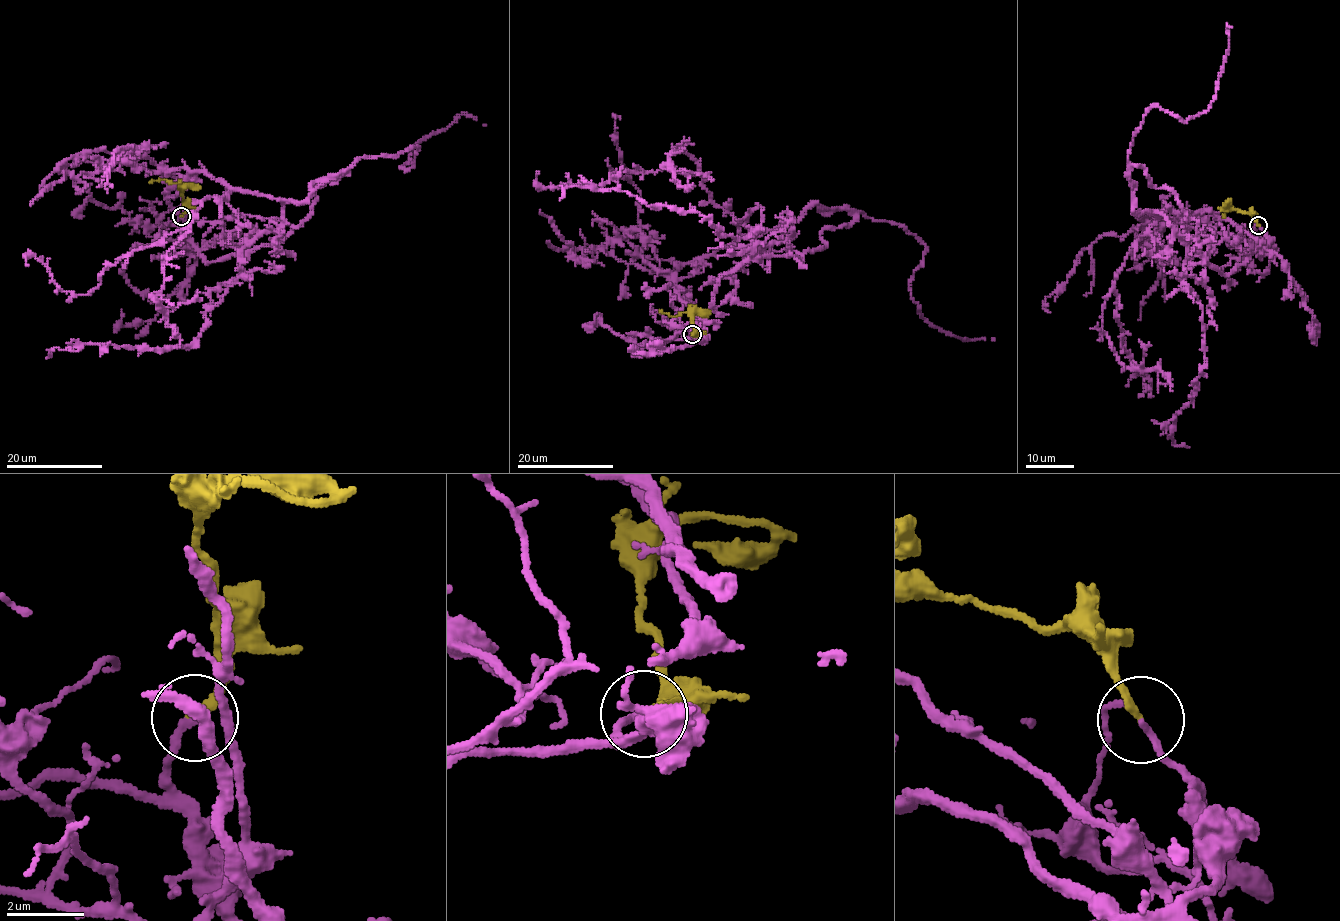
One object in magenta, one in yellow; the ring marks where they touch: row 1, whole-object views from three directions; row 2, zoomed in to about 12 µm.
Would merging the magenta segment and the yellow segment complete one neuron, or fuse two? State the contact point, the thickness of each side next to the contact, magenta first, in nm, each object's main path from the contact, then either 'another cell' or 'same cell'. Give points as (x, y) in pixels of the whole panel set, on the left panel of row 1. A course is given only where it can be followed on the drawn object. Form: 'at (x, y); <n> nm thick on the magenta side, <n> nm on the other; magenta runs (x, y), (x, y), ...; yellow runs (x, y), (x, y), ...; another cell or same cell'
at (181, 216); 180 nm thick on the magenta side, 200 nm on the other; magenta runs (181, 215), (203, 260), (240, 253), (358, 159), (418, 147), (406, 171), (461, 115), (485, 126); yellow runs (181, 215), (185, 203), (179, 183), (160, 180), (149, 183); same cell

